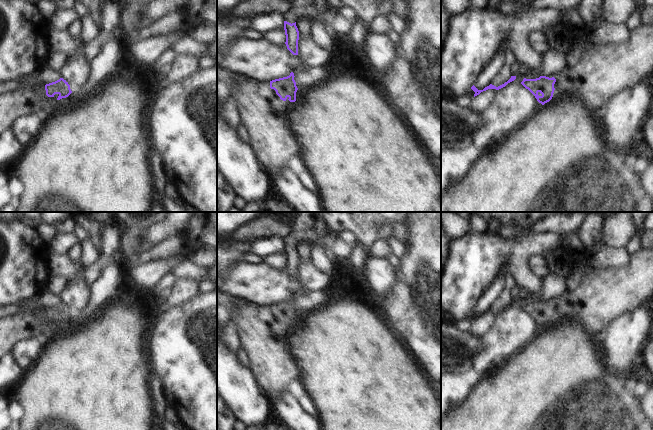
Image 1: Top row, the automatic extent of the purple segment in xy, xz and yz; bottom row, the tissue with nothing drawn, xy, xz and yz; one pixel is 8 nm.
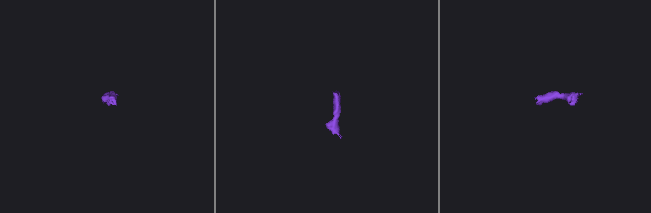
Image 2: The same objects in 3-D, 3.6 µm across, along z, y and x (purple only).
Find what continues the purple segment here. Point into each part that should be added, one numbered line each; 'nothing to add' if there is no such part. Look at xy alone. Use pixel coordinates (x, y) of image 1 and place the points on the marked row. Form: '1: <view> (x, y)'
1: xy (13, 105)

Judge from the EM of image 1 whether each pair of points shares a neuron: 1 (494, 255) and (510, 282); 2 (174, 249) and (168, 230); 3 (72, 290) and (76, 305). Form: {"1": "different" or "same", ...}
{"1": "different", "2": "different", "3": "same"}

